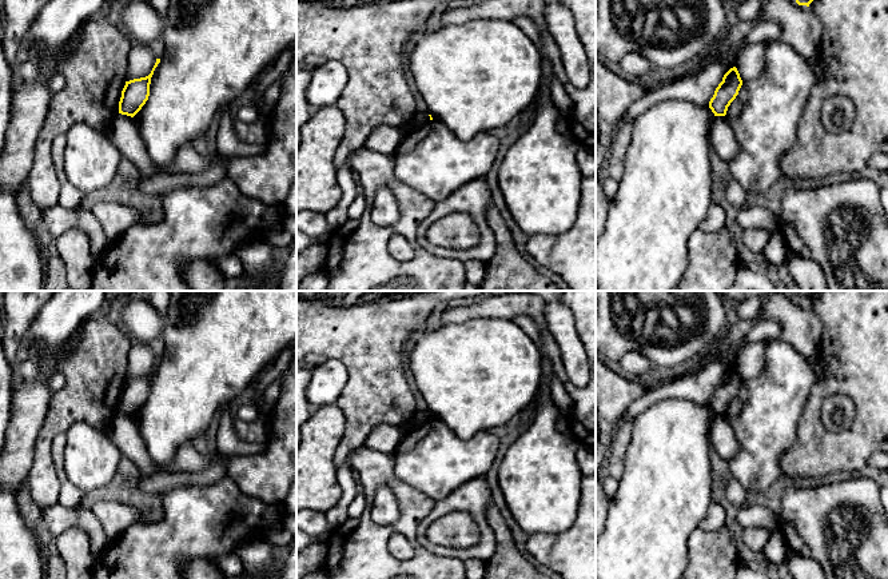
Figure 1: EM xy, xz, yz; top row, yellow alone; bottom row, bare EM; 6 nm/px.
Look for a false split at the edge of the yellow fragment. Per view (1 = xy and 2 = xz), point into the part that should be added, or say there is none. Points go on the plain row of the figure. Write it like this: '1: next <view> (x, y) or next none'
1: next none
2: next none

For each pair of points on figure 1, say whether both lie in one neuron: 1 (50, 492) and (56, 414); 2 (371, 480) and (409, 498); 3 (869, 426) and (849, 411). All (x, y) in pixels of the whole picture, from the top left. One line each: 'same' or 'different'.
1: same
2: same
3: different

